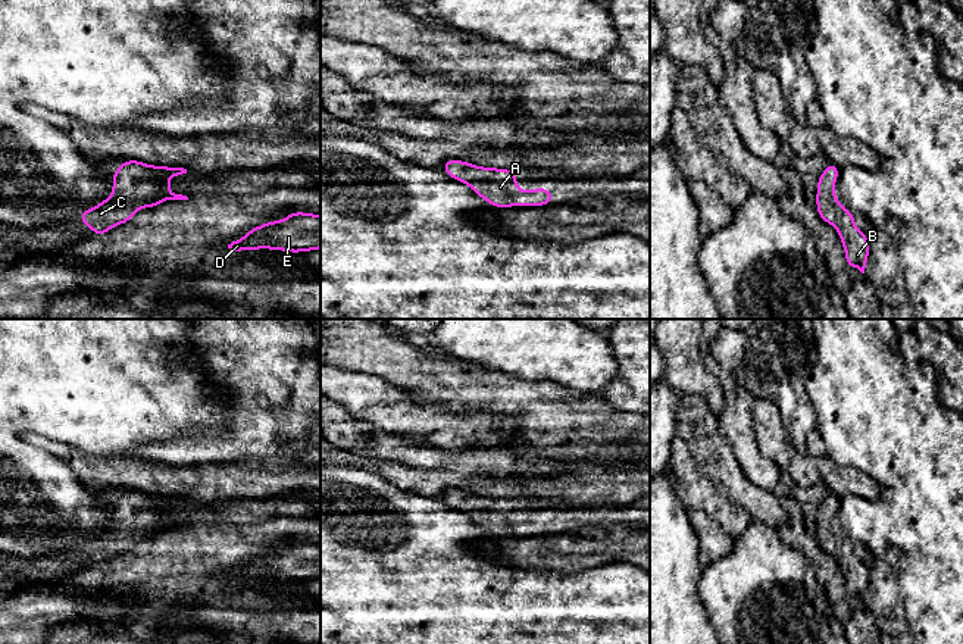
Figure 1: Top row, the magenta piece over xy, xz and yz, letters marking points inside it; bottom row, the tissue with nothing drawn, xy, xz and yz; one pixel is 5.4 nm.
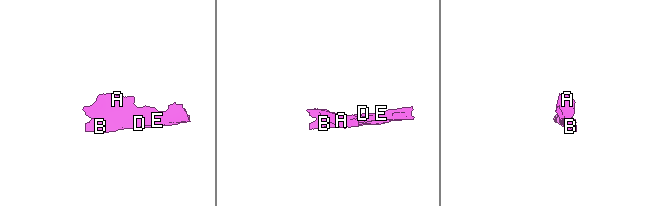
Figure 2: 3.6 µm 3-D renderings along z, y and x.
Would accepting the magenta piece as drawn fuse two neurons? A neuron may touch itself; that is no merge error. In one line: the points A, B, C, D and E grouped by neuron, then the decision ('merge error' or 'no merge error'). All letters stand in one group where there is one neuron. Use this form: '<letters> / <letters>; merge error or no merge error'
A B C D E; no merge error

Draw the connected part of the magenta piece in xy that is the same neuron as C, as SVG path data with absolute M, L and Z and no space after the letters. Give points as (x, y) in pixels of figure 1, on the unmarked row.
M123 490L112 506L110 526L81 541L78 548L100 568L113 556L129 551L141 537L157 537L165 529L188 529L169 519L169 507L182 503L187 498Z

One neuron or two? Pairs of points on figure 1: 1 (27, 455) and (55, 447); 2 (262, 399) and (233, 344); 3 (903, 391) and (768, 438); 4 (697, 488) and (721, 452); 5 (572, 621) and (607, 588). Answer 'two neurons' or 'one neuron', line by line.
1: two neurons
2: one neuron
3: two neurons
4: two neurons
5: one neuron

